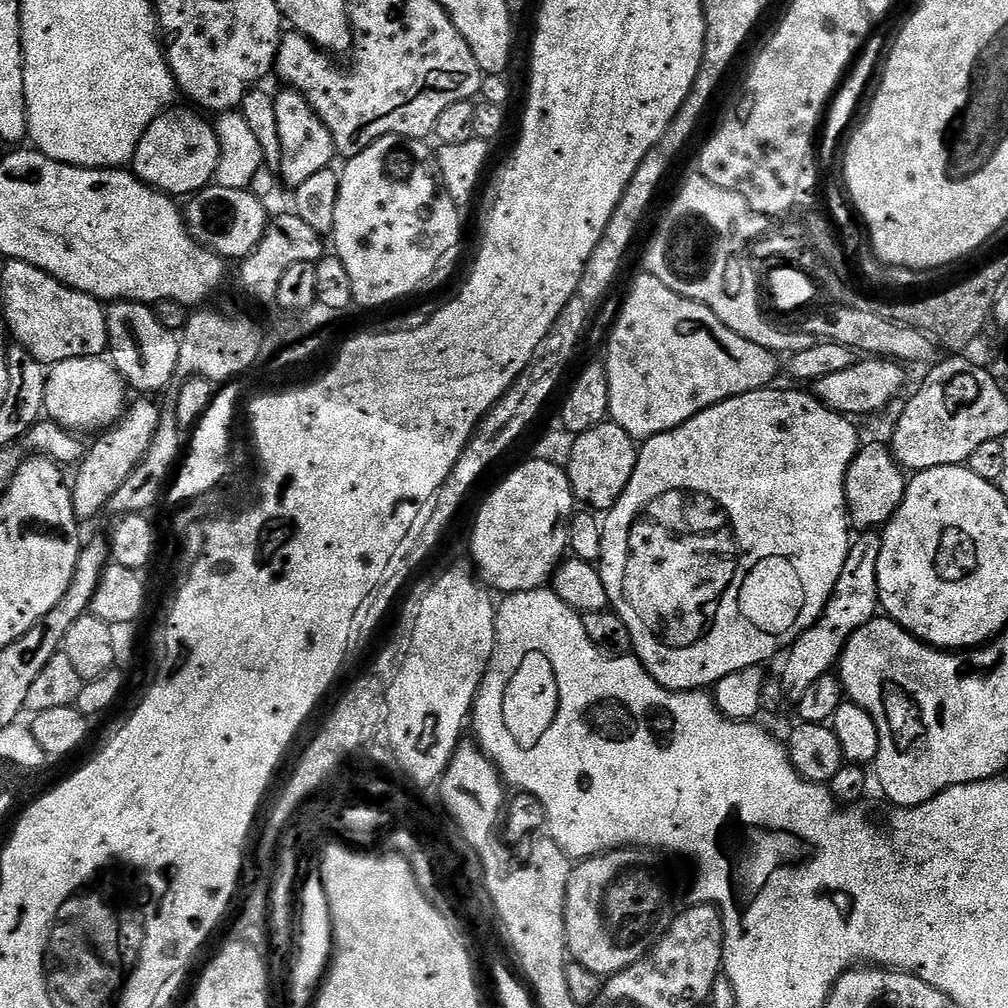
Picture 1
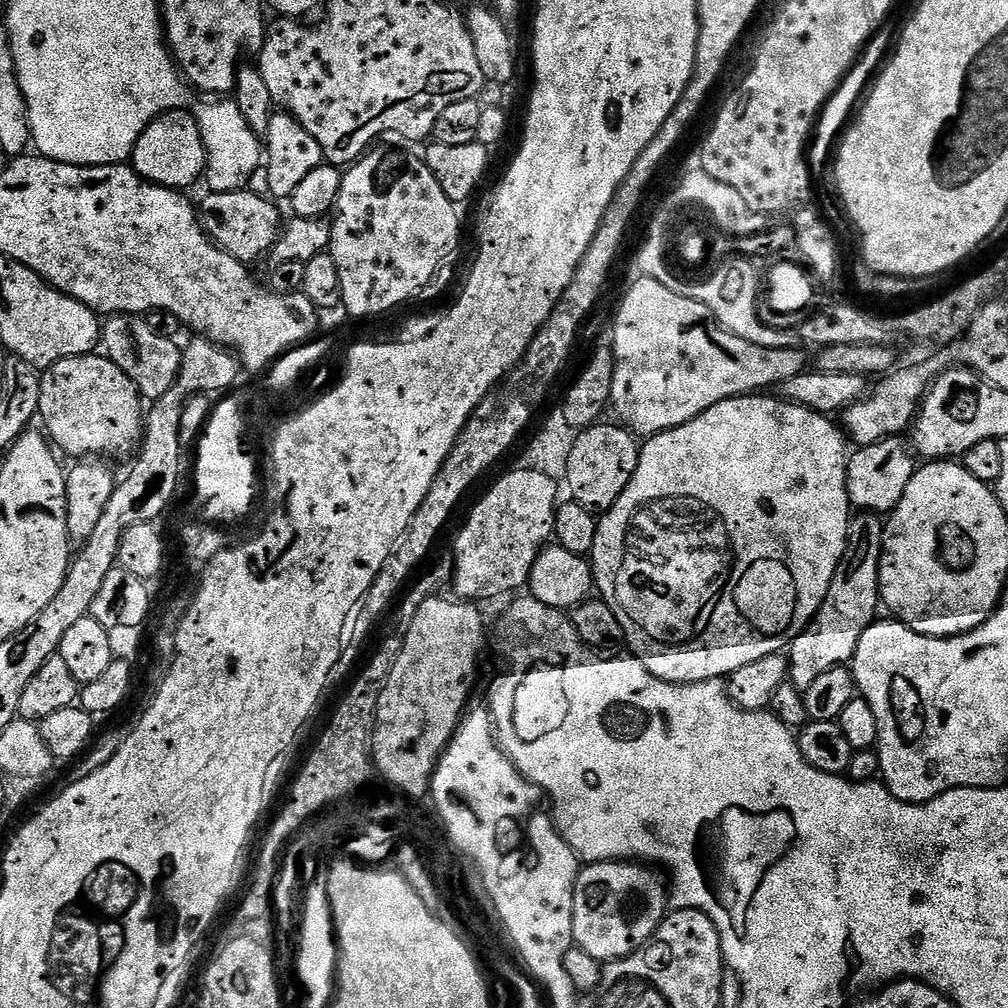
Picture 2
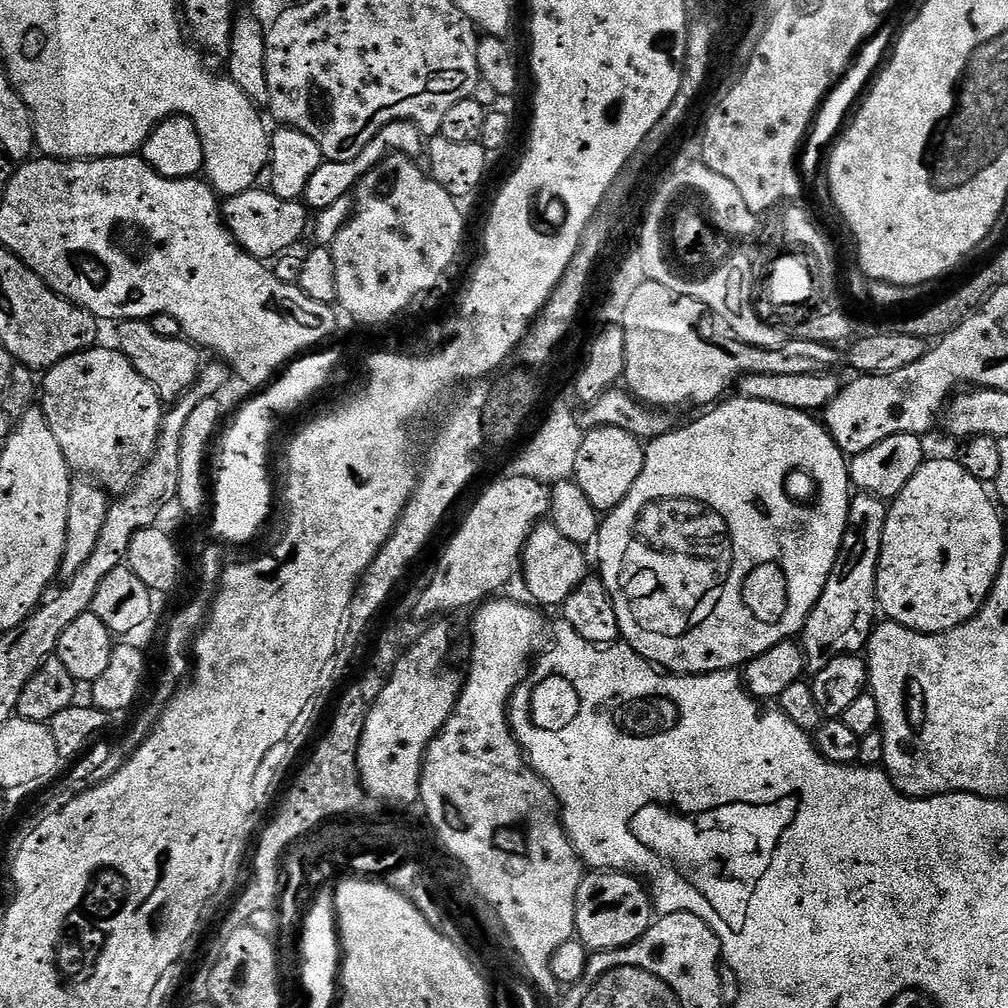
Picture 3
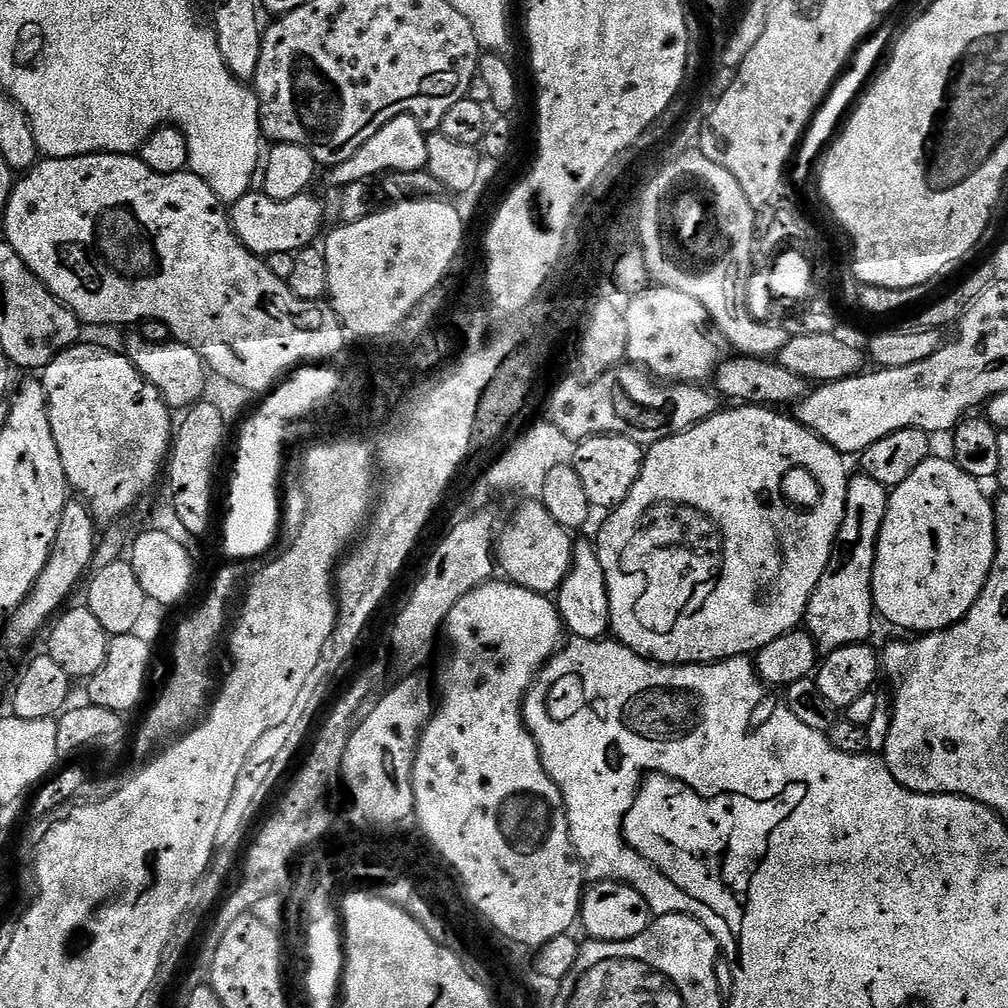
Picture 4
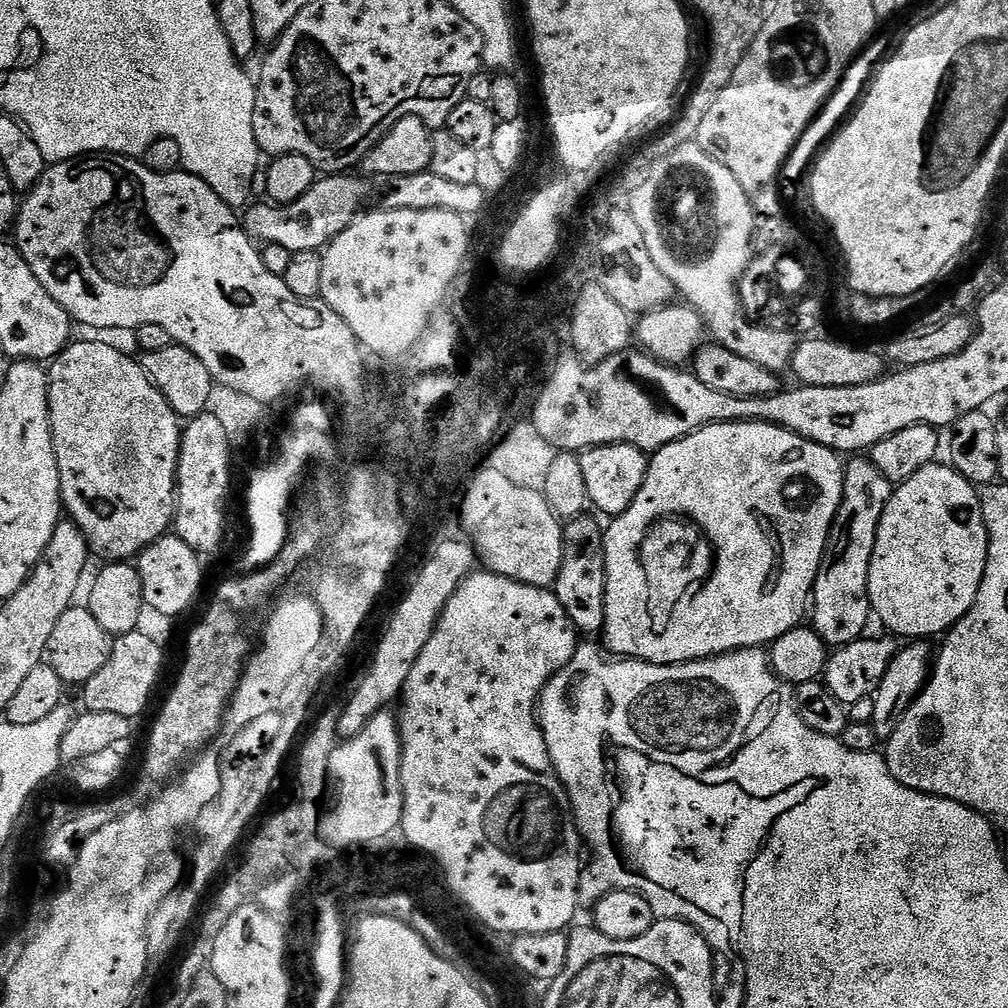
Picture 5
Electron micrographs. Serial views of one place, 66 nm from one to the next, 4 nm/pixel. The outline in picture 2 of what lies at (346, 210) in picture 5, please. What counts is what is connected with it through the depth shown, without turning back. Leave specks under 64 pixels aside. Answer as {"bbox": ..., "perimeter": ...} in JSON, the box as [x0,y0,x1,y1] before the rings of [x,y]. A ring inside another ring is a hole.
{"bbox":[199,190,282,265],"perimeter":[[[247,190],[238,192],[209,191],[204,201],[199,201],[200,224],[209,238],[224,252],[229,252],[235,260],[251,265],[259,256],[267,257],[282,231],[280,212],[271,204],[271,199]]]}

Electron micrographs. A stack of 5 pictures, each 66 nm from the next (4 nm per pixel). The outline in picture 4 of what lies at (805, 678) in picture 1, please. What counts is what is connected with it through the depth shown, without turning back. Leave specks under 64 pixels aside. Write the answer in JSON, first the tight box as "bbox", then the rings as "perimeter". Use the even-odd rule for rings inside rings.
{"bbox":[803,474,889,653],"perimeter":[[[857,474],[848,481],[846,510],[842,518],[842,526],[836,535],[836,545],[832,547],[830,562],[810,598],[803,619],[806,630],[812,635],[812,641],[815,642],[821,653],[833,652],[847,644],[863,644],[869,639],[868,635],[872,632],[872,616],[874,617],[876,612],[876,604],[872,601],[872,575],[876,561],[878,534],[882,530],[882,522],[886,518],[889,495],[889,489],[883,488],[869,476]]]}

